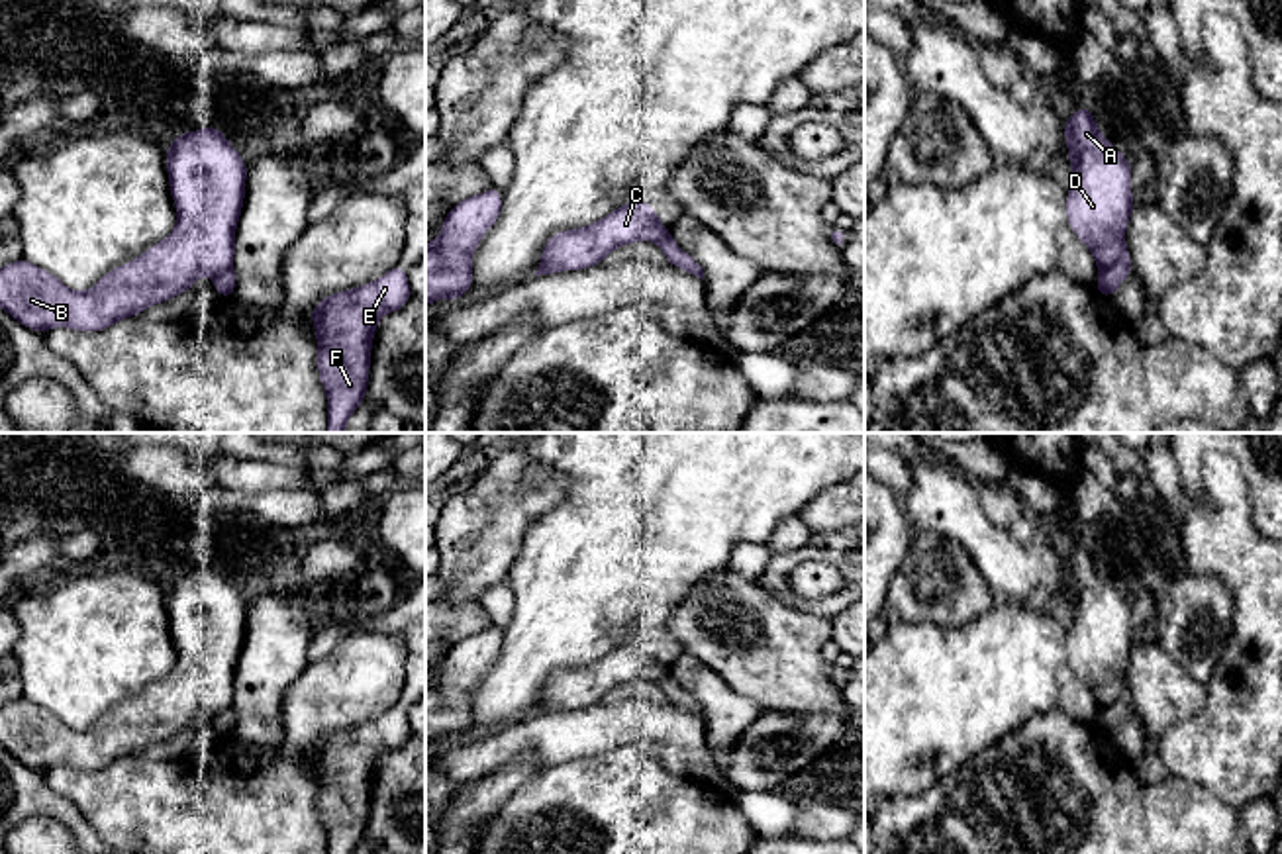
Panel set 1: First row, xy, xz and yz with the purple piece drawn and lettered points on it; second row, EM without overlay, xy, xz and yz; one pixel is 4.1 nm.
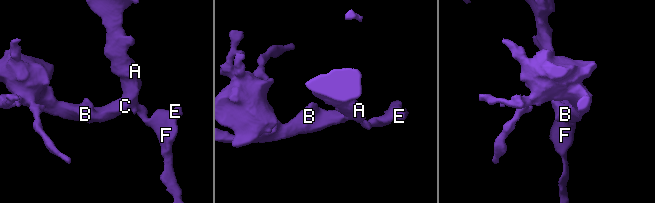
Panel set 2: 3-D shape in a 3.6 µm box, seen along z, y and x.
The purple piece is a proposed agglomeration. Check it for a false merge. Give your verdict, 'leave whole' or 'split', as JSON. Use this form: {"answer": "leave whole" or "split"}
{"answer": "split"}

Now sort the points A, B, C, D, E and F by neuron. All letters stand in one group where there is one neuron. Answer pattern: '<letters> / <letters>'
A B C D / E F

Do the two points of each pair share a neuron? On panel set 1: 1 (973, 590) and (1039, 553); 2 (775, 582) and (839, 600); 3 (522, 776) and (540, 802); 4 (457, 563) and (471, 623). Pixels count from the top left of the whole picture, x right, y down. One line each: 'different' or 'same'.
1: different
2: same
3: different
4: different

